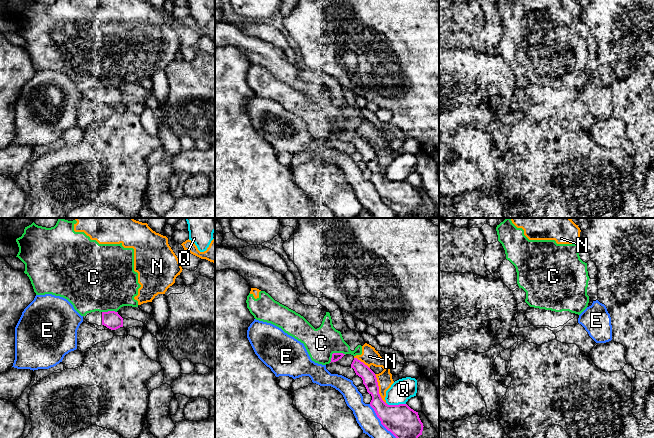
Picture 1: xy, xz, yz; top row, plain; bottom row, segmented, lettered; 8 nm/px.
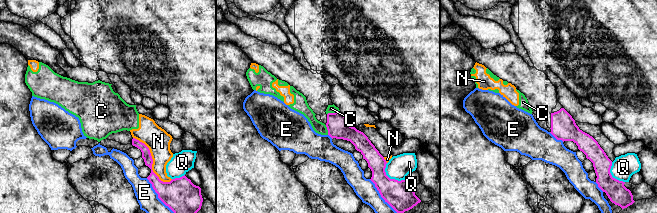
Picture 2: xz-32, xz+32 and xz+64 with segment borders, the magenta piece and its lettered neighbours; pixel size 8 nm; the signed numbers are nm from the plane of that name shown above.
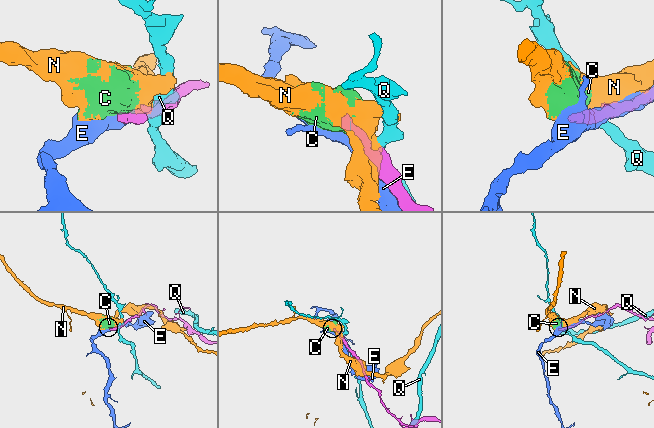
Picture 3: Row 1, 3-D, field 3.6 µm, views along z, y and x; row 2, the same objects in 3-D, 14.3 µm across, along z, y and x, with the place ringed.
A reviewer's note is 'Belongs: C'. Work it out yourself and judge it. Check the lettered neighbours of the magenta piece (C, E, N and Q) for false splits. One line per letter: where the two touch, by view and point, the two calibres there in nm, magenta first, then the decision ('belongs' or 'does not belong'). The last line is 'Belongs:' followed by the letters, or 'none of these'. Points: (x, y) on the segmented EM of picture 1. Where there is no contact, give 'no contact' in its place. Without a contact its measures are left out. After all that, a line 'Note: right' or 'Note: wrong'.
C: meets magenta in xz at (334, 353); 60 nm thick on the magenta side, 240 nm on the other; does not belong
E: meets magenta in xz at (380, 420); 260 nm thick on the magenta side, 160 nm on the other; does not belong
N: meets magenta in xz at (378, 389); 190 nm thick on the magenta side, 120 nm on the other; does not belong
Q: meets magenta in xz at (396, 405); 260 nm thick on the magenta side, 180 nm on the other; does not belong
Belongs: none of these
Note: wrong

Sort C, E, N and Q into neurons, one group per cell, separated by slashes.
C N / E / Q

